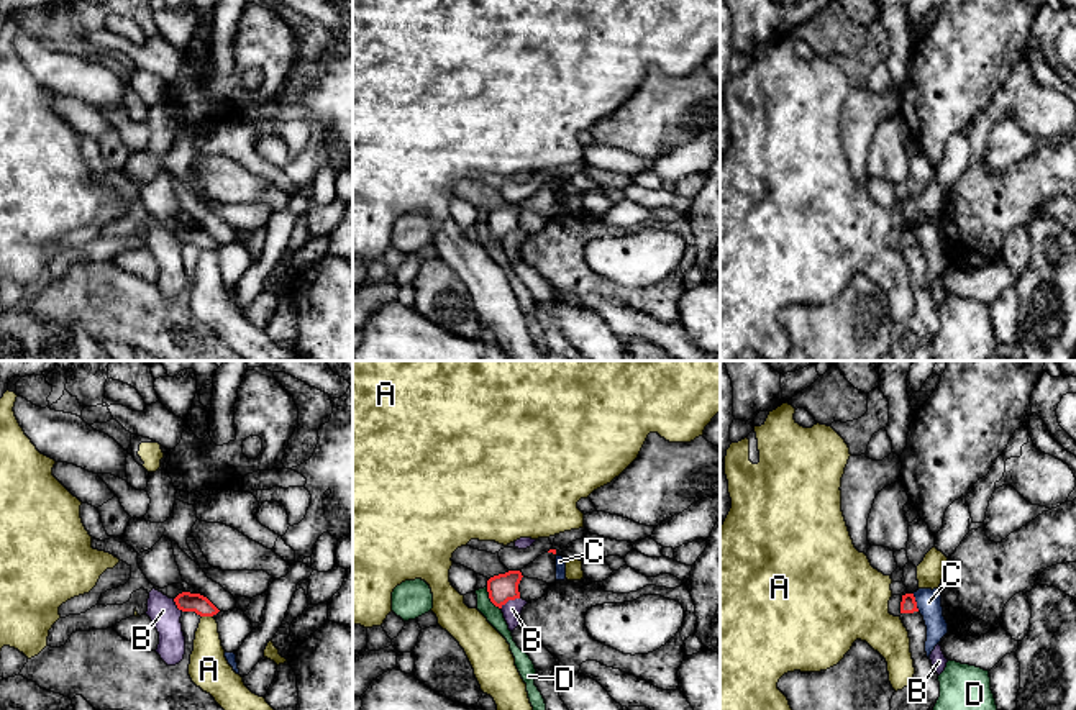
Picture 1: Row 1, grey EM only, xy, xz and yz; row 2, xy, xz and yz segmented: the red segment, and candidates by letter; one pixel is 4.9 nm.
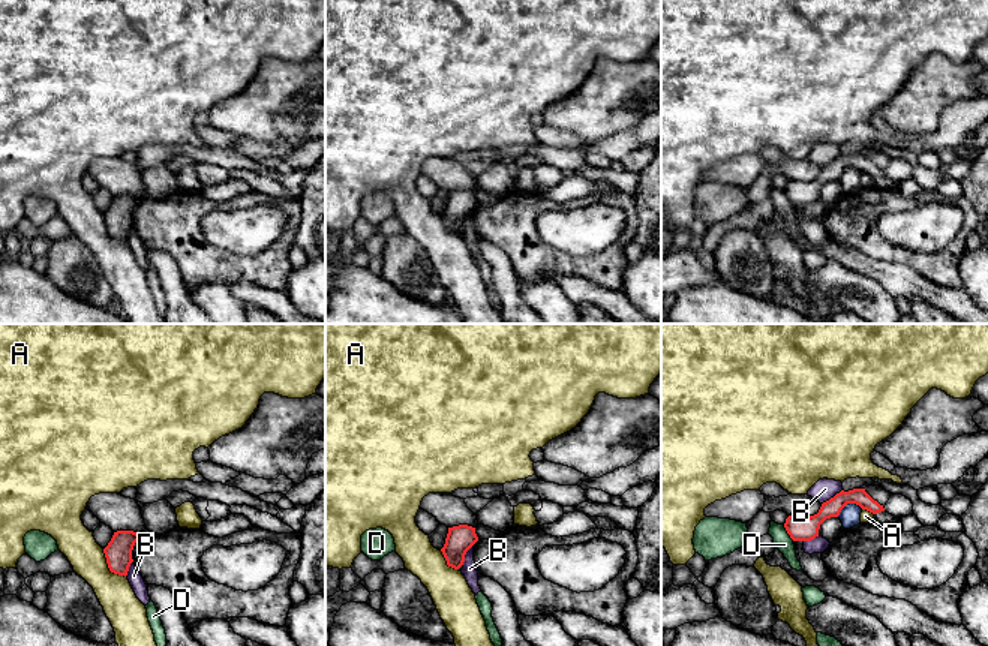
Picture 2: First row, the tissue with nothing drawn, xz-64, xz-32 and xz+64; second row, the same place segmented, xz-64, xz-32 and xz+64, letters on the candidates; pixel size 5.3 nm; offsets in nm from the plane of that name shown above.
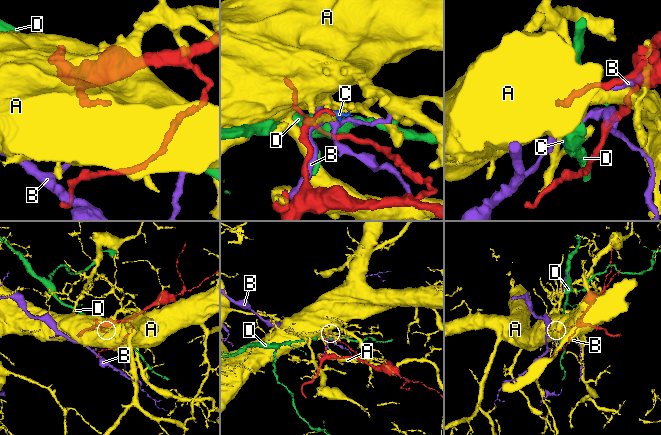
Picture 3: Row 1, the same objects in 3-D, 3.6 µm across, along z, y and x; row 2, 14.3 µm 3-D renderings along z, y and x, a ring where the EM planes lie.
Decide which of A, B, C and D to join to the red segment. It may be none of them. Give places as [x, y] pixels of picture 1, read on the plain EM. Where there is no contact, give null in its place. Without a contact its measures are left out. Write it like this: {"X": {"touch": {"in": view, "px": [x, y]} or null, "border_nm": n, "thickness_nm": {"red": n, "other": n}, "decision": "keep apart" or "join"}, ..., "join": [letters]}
{"A": {"touch": {"in": "xy", "px": [207, 248]}, "border_nm": 60, "thickness_nm": {"red": 100, "other": 190}, "decision": "keep apart"}, "B": {"touch": {"in": "xz", "px": [509, 232]}, "border_nm": 110, "thickness_nm": {"red": 140, "other": 90}, "decision": "keep apart"}, "C": {"touch": {"in": "yz", "px": [916, 235]}, "border_nm": 90, "thickness_nm": {"red": 80, "other": 130}, "decision": "keep apart"}, "D": {"touch": {"in": "xz", "px": [489, 230]}, "border_nm": 130, "thickness_nm": {"red": 140, "other": 90}, "decision": "keep apart"}, "join": []}

